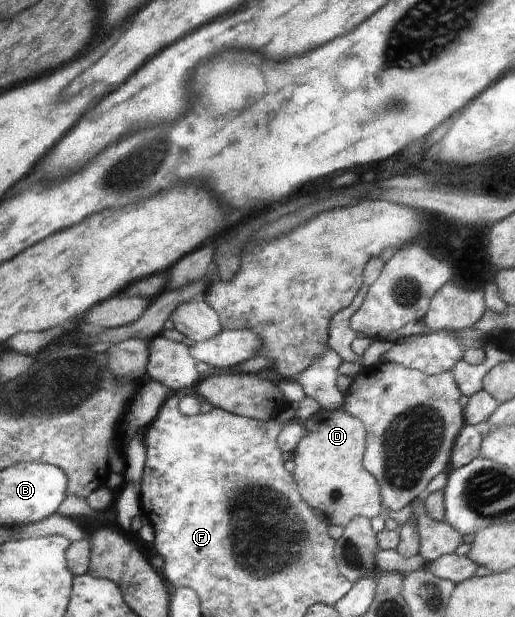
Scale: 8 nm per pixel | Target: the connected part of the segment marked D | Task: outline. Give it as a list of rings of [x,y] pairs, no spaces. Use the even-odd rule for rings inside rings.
[[[320,409],[312,418],[303,422],[307,434],[300,441],[301,448],[295,452],[295,470],[293,476],[297,476],[297,484],[301,484],[301,496],[313,504],[322,516],[325,516],[330,524],[348,527],[357,517],[364,517],[371,521],[375,517],[381,517],[386,512],[381,498],[379,482],[363,468],[363,450],[365,450],[365,428],[356,417],[351,417],[343,409],[327,411]]]

